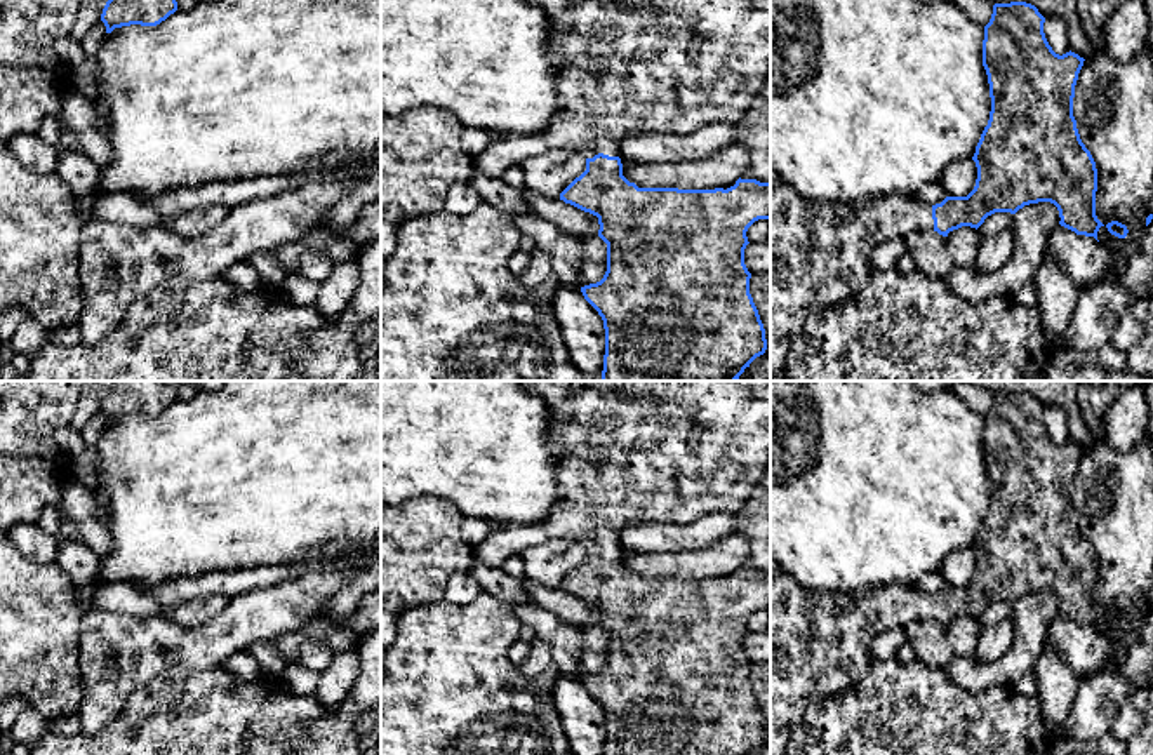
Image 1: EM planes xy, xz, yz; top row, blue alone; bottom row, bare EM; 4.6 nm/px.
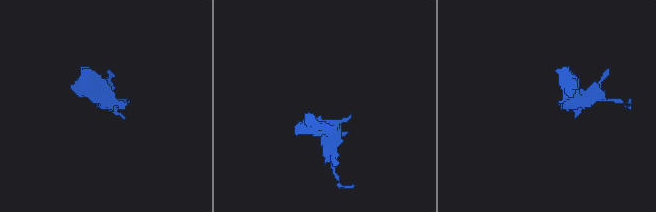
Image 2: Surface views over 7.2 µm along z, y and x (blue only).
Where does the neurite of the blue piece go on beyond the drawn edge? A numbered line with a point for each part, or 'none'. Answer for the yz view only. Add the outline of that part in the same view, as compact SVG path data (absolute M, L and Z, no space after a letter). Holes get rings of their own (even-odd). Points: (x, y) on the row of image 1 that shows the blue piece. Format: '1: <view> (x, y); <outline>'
1: yz (821, 253); M770 167L770 376L783 372L791 341L812 313L861 292L873 271L873 251L915 230L934 230L932 205L918 195L890 193L852 204L810 202Z

